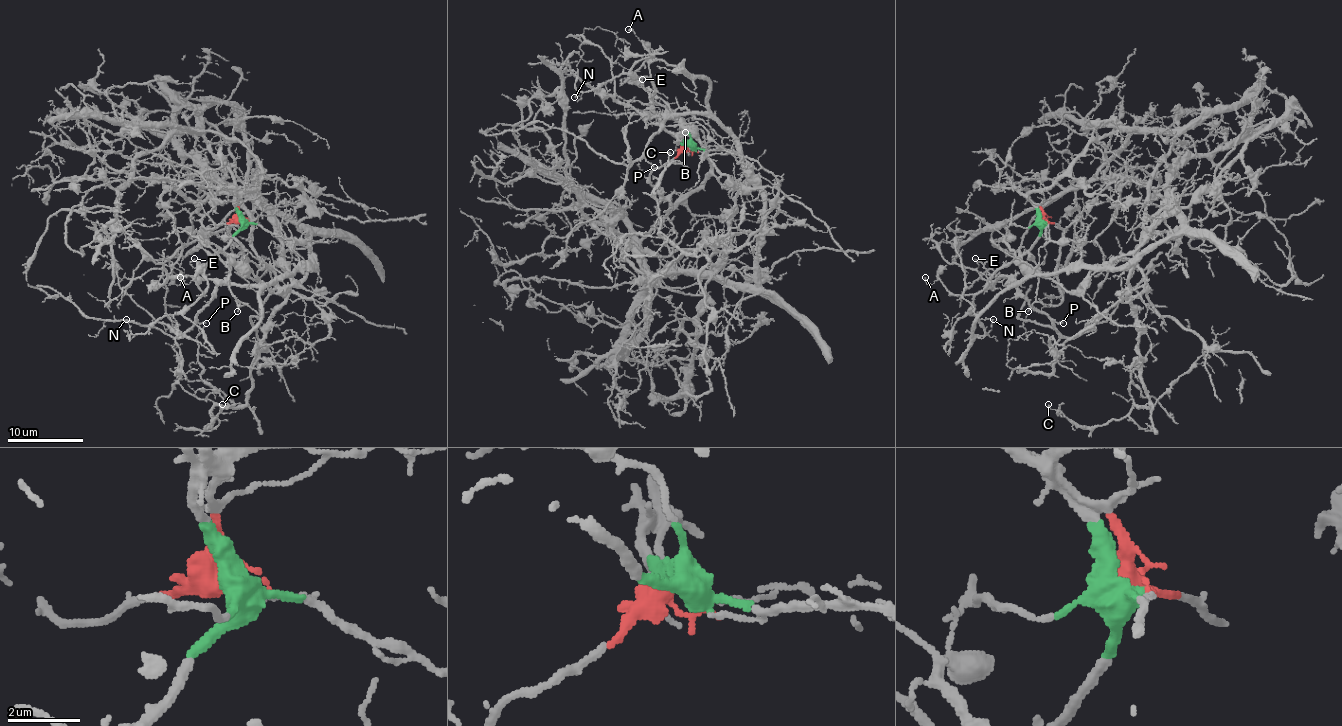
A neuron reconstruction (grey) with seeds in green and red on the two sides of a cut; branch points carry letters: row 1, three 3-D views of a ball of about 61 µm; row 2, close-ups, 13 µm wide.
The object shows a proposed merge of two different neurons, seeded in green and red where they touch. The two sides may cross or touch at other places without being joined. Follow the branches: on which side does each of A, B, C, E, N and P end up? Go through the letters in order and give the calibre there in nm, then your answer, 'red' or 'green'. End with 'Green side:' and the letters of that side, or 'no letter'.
A: 150 nm | green
B: 100 nm | green
C: 140 nm | red
E: 90 nm | green
N: 110 nm | green
P: 140 nm | red
Green side: A, B, E, N

